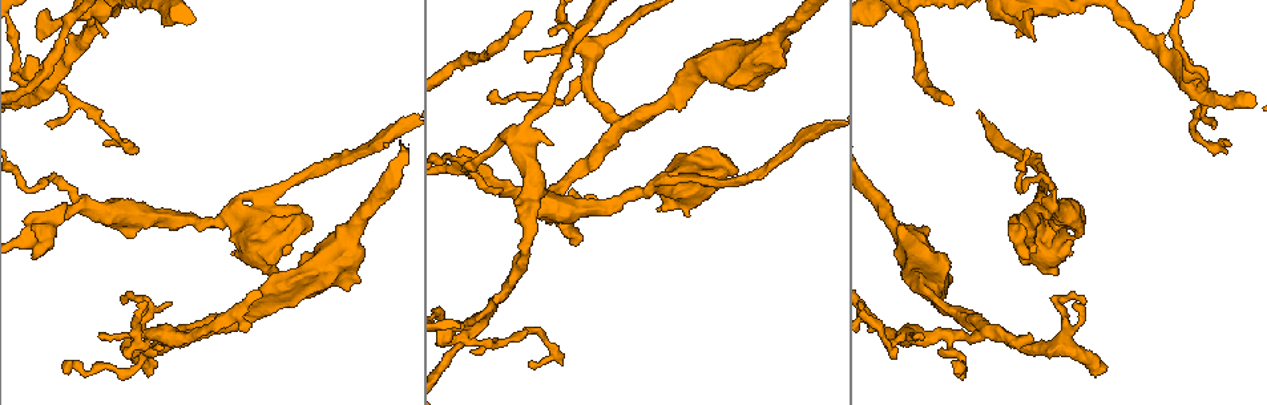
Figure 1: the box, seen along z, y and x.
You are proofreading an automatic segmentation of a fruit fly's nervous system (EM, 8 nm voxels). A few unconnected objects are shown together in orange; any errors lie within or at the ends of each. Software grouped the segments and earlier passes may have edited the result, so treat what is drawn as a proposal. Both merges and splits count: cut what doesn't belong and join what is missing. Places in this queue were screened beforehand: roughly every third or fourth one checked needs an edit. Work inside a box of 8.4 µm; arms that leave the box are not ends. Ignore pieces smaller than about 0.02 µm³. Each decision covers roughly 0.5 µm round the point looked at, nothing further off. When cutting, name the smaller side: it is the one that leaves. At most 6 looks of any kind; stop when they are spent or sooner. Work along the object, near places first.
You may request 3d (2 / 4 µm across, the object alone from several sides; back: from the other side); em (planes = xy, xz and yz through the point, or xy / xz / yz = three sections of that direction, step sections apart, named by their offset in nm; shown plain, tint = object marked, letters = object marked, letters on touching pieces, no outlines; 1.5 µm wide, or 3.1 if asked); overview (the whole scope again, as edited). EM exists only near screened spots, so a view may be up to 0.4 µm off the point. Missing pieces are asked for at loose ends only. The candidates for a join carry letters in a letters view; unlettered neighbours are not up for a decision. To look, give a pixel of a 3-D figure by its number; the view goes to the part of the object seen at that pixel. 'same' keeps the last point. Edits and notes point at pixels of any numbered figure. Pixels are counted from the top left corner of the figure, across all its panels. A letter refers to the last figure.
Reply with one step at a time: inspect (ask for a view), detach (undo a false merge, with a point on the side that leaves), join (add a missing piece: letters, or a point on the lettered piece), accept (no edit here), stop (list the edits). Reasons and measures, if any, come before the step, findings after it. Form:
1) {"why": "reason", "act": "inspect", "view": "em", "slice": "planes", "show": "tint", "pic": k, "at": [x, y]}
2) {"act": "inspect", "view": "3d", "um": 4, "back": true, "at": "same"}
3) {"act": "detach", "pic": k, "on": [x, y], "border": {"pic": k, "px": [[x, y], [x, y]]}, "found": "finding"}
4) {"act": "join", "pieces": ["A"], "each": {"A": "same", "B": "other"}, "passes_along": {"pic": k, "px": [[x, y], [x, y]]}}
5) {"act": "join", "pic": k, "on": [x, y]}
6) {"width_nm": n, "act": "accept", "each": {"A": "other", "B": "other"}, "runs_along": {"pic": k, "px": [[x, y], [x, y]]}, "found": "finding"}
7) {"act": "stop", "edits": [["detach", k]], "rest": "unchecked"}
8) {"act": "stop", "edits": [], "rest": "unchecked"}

{"why": "four-way junction", "act": "inspect", "view": "3d", "um": 4, "pic": 1, "at": [471, 329]}

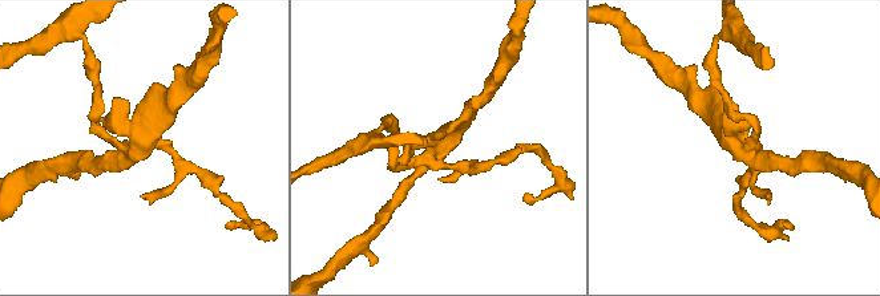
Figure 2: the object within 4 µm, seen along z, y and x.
{"act": "inspect", "view": "em", "slice": "xz", "step": 8, "show": "tint", "pic": 2, "at": [141, 137]}

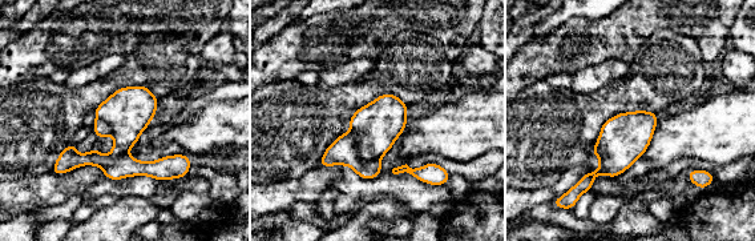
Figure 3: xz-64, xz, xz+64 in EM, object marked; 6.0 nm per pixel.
{"why": "another direction", "act": "inspect", "view": "em", "slice": "planes", "show": "letters", "at": "same"}

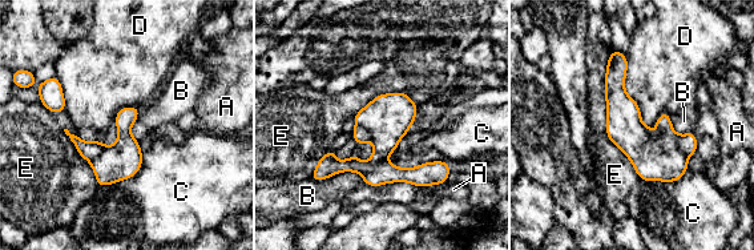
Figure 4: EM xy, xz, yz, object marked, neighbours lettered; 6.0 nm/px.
{"width_nm": 260, "longest_contact_nm": ["E", 800], "act": "detach", "pic": 4, "on": [686, 142], "each": {"A": "other", "B": "other", "C": "other", "D": "other", "E": "other"}, "found": "two neurons meet here"}

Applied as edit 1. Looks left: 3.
{"why": "an open end", "act": "inspect", "view": "3d", "um": 2, "pic": 1, "at": [103, 34]}

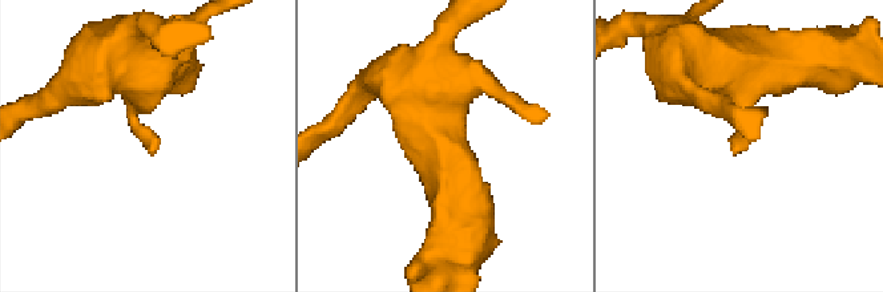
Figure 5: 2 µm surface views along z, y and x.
{"why": "need the tissue", "act": "inspect", "view": "em", "slice": "xy", "step": 4, "show": "letters", "pic": 5, "at": [155, 151]}

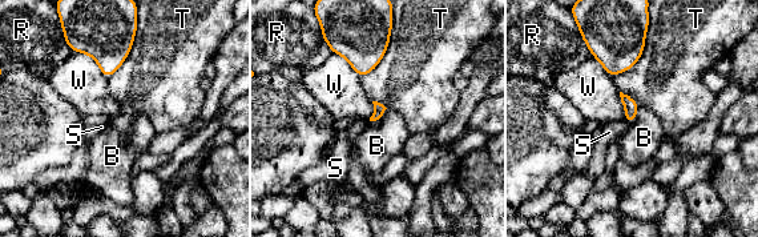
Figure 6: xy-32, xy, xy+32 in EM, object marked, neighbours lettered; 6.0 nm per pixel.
{"longest_contact_nm": ["T", 360], "act": "accept", "each": {"B": "other", "R": "other", "S": "other", "T": "other", "W": "other"}, "found": "no lettered piece goes on from it"}

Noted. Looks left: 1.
{"why": "an open end", "act": "inspect", "view": "em", "slice": "planes", "show": "letters", "pic": 1, "at": [153, 363]}

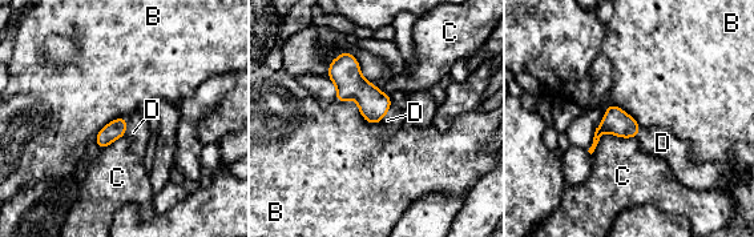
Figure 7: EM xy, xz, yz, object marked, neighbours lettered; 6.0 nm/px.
{"act": "join", "pic": 7, "on": [133, 132], "each": {"B": "other", "C": "other", "D": "same"}, "passes_along": {"pic": 7, "px": [[115, 129], [125, 129], [133, 132]]}, "found": "the neuron continues"}

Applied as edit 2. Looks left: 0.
{"act": "stop", "edits": [["detach", 4], ["join", 7]], "rest": "unchecked"}

